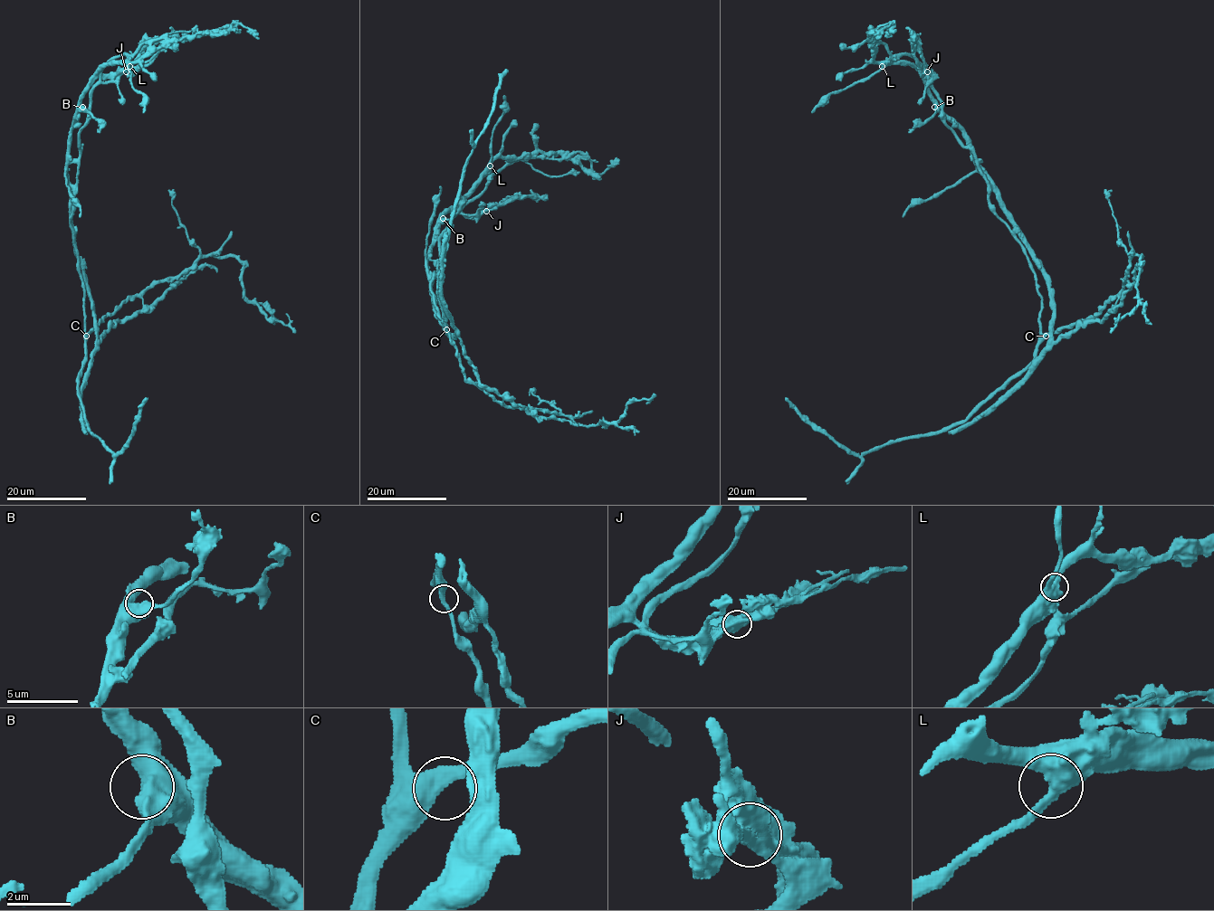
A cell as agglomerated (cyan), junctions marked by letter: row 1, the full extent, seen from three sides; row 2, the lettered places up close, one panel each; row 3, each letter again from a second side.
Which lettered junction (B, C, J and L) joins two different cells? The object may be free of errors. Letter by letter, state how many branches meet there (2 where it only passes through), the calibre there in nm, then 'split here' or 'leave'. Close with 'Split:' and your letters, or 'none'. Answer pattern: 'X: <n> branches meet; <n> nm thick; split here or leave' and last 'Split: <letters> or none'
B: 2 branches meet; 550 nm thick; leave
C: 2 branches meet; 500 nm thick; leave
J: 2 branches meet; 600 nm thick; split here
L: 2 branches meet; 550 nm thick; leave
Split: J

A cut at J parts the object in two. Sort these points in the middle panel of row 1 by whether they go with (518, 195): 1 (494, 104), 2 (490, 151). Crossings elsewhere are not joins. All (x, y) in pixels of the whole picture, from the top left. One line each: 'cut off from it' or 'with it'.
1: cut off from it
2: with it

